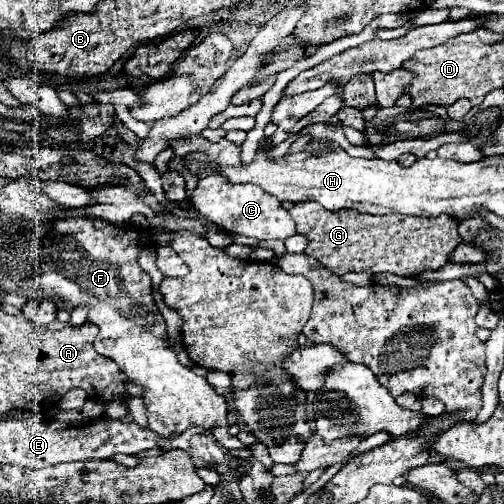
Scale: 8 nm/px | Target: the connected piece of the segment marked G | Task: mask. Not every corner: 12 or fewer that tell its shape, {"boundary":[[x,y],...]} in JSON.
{"boundary":[[289,214],[305,254],[339,276],[439,270],[461,244],[451,216]]}

